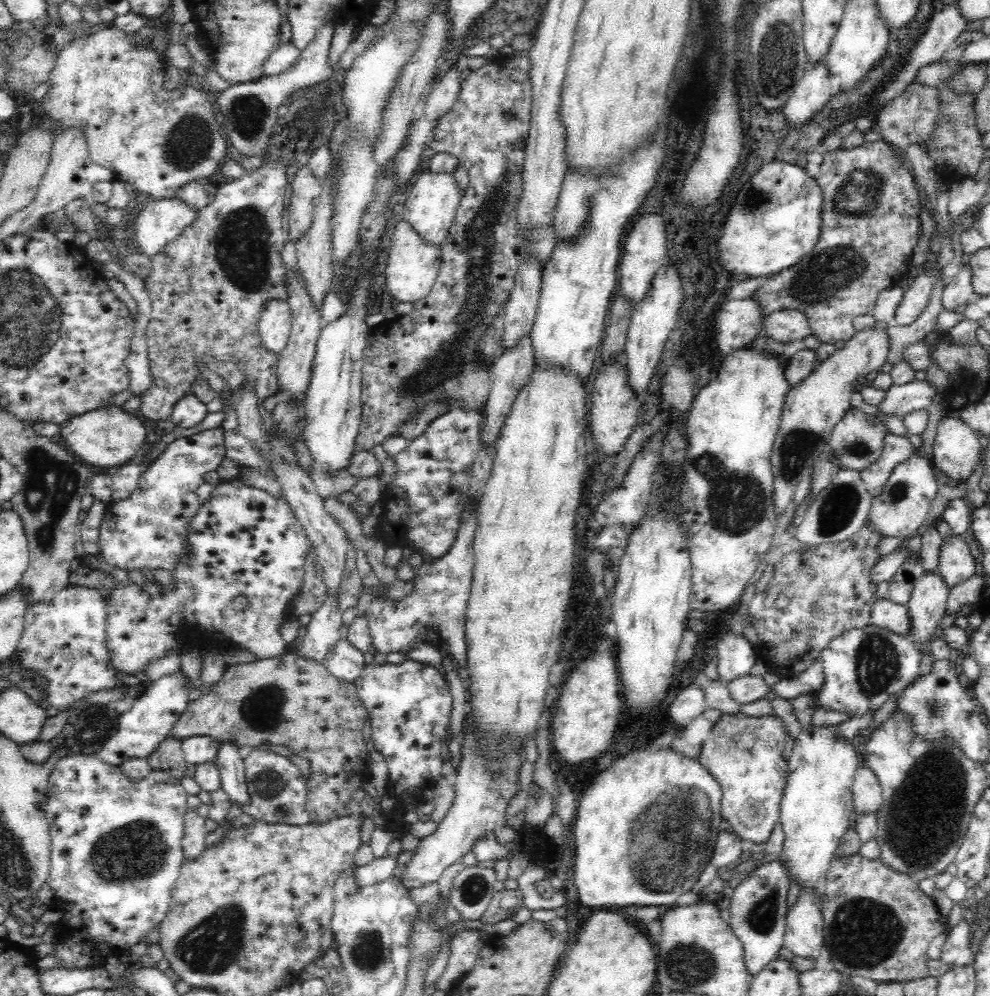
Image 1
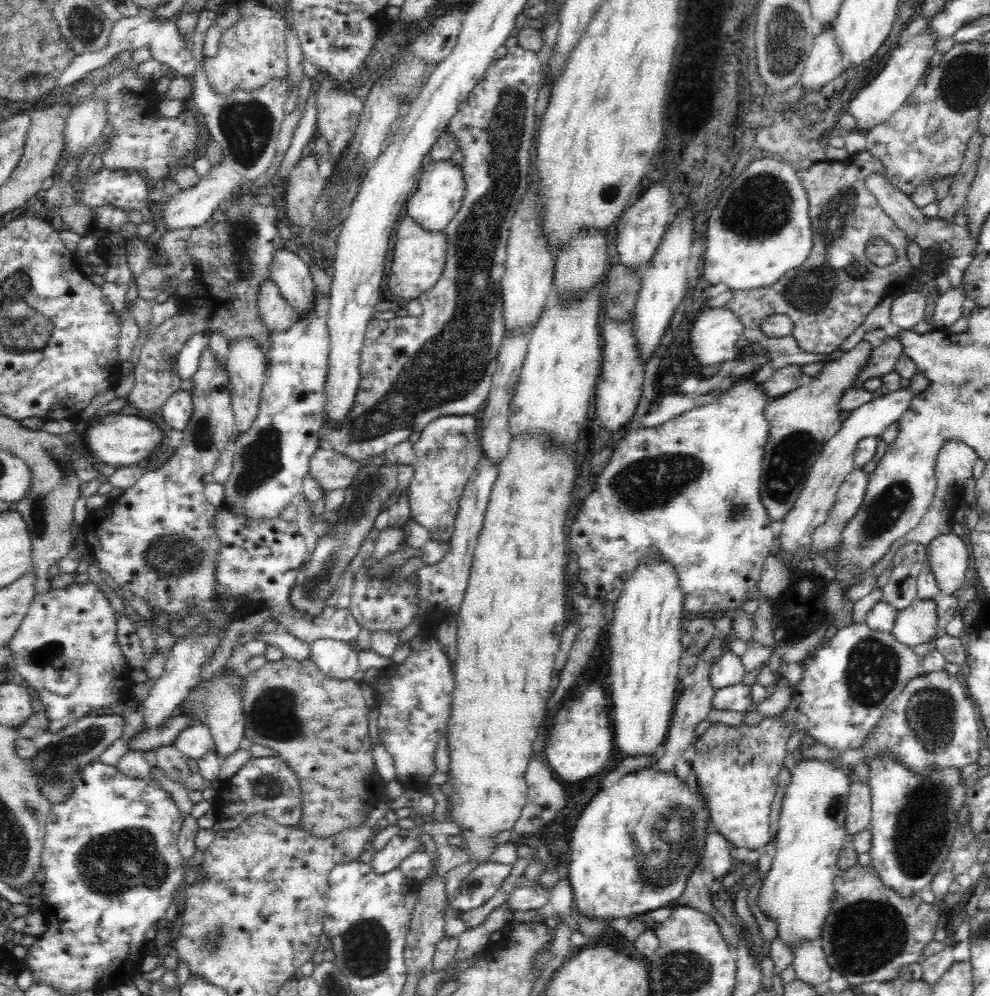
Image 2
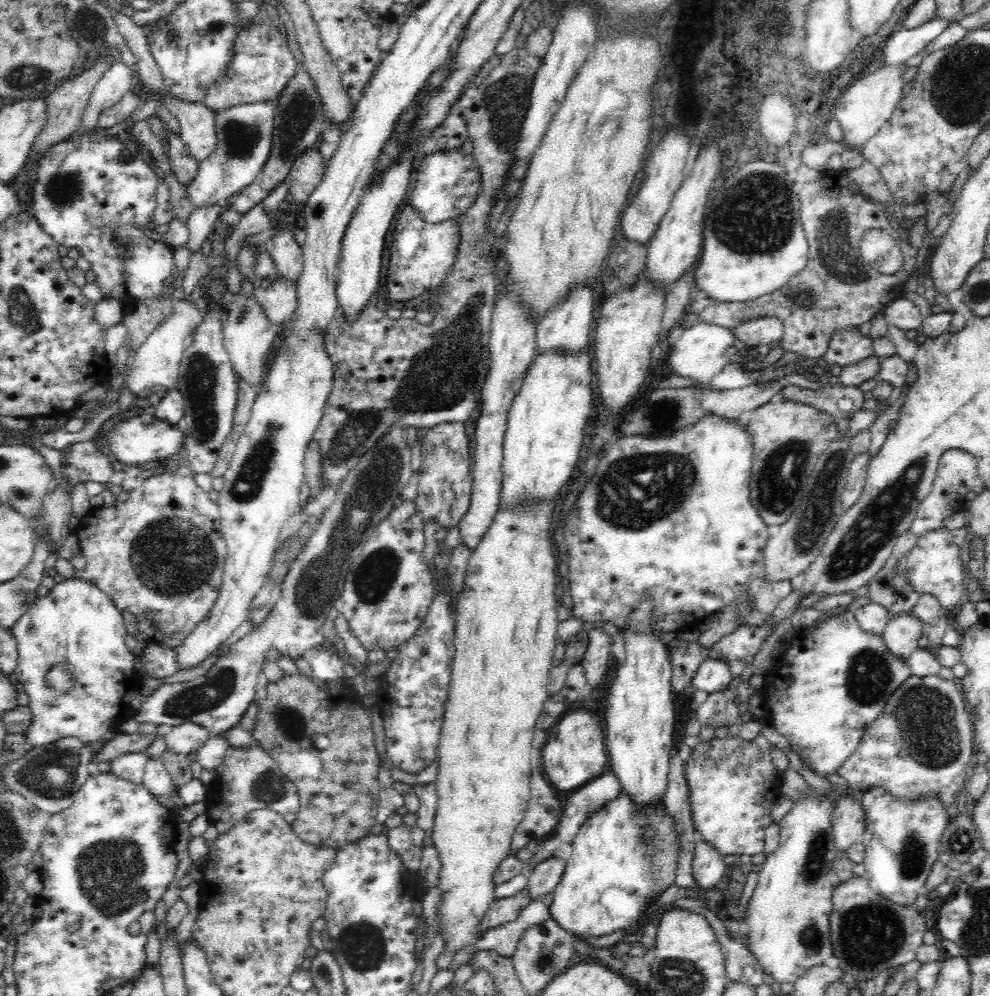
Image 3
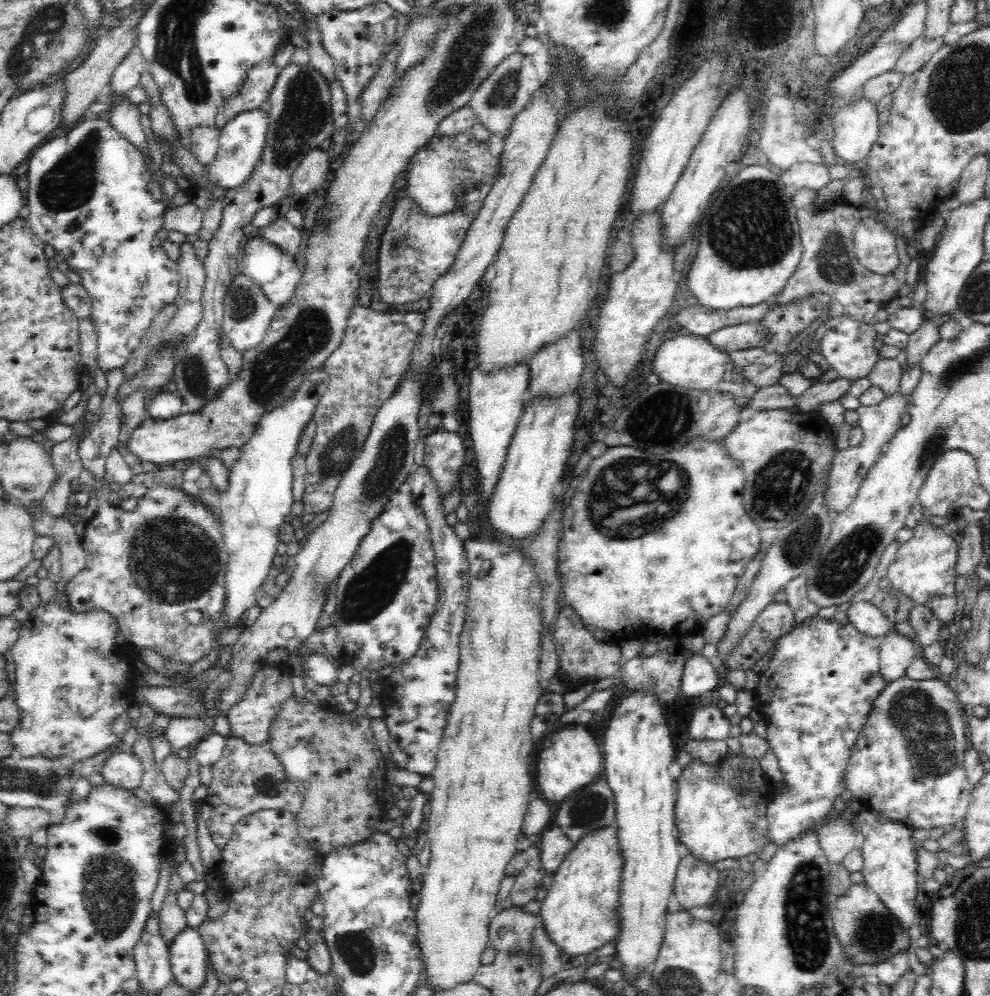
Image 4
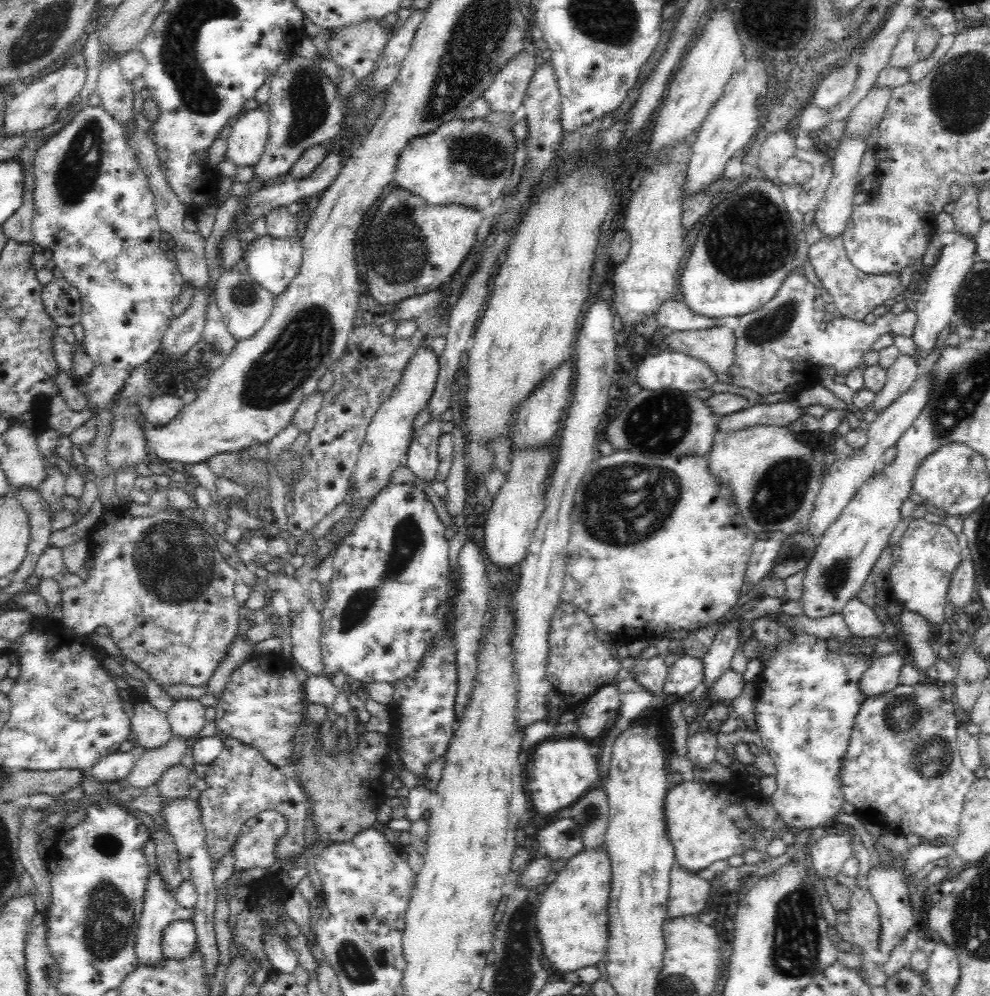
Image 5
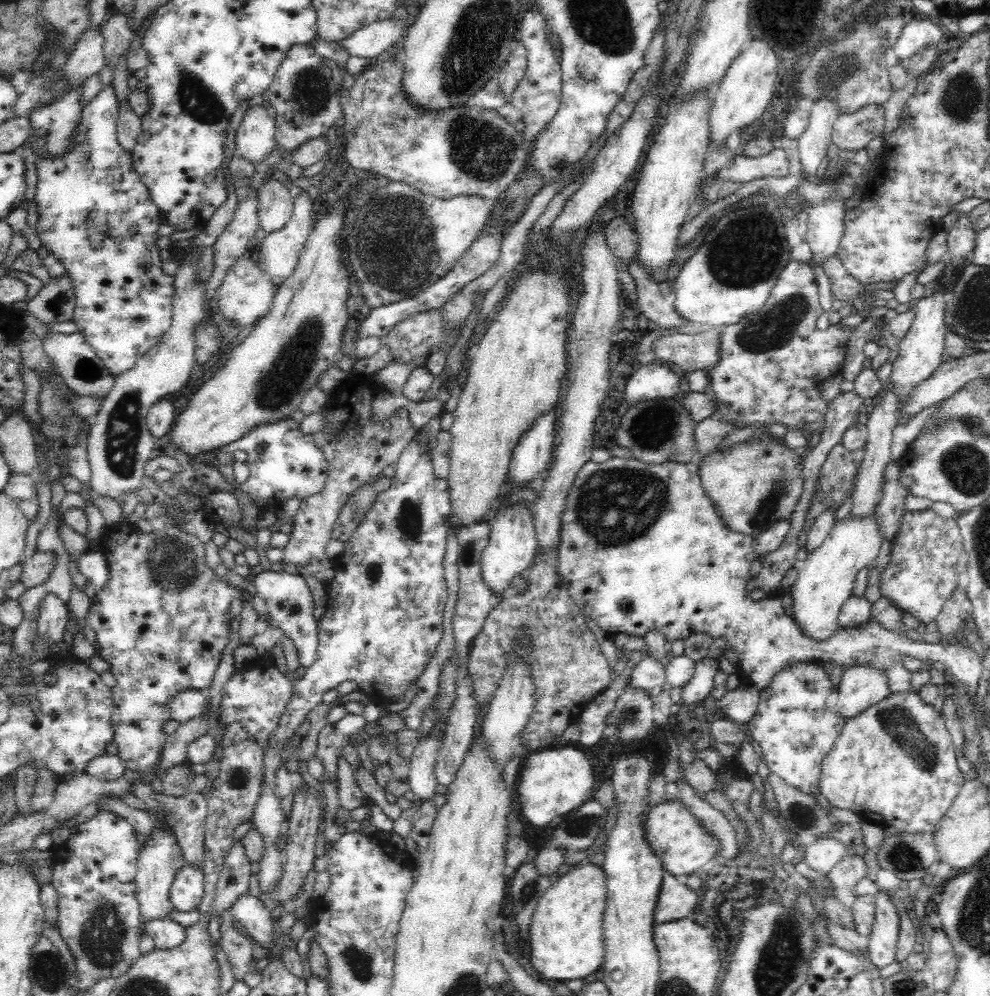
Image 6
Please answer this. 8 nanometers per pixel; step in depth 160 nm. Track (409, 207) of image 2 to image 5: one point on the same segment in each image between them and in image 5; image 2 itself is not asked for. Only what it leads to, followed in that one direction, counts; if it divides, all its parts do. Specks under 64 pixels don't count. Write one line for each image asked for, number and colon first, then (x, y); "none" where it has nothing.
3: (448, 182)
4: (456, 172)
5: (473, 162)

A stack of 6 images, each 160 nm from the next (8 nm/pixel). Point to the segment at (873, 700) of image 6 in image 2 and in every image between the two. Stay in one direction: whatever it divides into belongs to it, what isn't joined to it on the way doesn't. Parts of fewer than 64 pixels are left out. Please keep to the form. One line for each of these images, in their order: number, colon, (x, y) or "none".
2: (914, 625)
3: (901, 635)
4: (897, 652)
5: (882, 676)

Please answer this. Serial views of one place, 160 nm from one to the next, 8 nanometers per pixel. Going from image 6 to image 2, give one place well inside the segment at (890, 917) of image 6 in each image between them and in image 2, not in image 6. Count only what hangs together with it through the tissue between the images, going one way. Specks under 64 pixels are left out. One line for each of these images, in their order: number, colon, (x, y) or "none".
2: (913, 817)
3: (900, 840)
4: (889, 859)
5: (889, 887)

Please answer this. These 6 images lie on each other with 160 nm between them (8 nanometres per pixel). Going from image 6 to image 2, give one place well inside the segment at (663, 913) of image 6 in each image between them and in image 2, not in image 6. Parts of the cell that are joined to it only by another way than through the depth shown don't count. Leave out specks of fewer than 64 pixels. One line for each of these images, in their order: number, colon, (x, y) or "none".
2: (716, 860)
3: (707, 866)
4: (695, 882)
5: (688, 894)

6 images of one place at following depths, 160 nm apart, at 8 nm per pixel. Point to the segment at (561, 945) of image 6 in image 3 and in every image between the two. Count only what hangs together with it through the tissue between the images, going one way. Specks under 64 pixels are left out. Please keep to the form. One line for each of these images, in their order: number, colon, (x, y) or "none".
3: (612, 875)
4: (580, 911)
5: (571, 921)

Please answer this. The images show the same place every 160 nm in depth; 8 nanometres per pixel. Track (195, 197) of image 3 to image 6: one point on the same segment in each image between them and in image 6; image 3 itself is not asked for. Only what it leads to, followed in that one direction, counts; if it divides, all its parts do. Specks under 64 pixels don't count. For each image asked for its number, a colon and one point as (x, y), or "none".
4: (243, 138)
5: (247, 141)
6: (255, 137)

